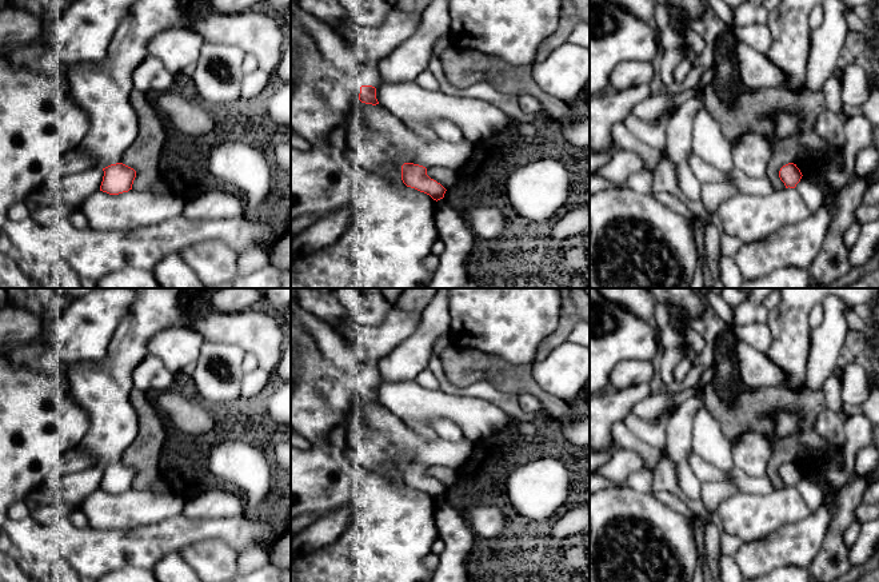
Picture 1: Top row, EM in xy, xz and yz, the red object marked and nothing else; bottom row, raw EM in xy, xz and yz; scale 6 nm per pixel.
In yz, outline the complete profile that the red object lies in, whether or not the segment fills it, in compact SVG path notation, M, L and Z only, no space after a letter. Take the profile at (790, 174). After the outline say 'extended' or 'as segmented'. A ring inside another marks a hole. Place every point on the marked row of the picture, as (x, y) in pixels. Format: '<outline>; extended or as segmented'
M794 163L783 166L779 171L779 178L784 183L786 188L795 188L802 176L800 170Z; as segmented

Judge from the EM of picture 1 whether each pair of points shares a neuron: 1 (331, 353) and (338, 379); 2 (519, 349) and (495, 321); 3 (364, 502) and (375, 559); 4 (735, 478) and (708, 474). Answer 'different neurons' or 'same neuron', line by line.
1: different neurons
2: same neuron
3: same neuron
4: same neuron

